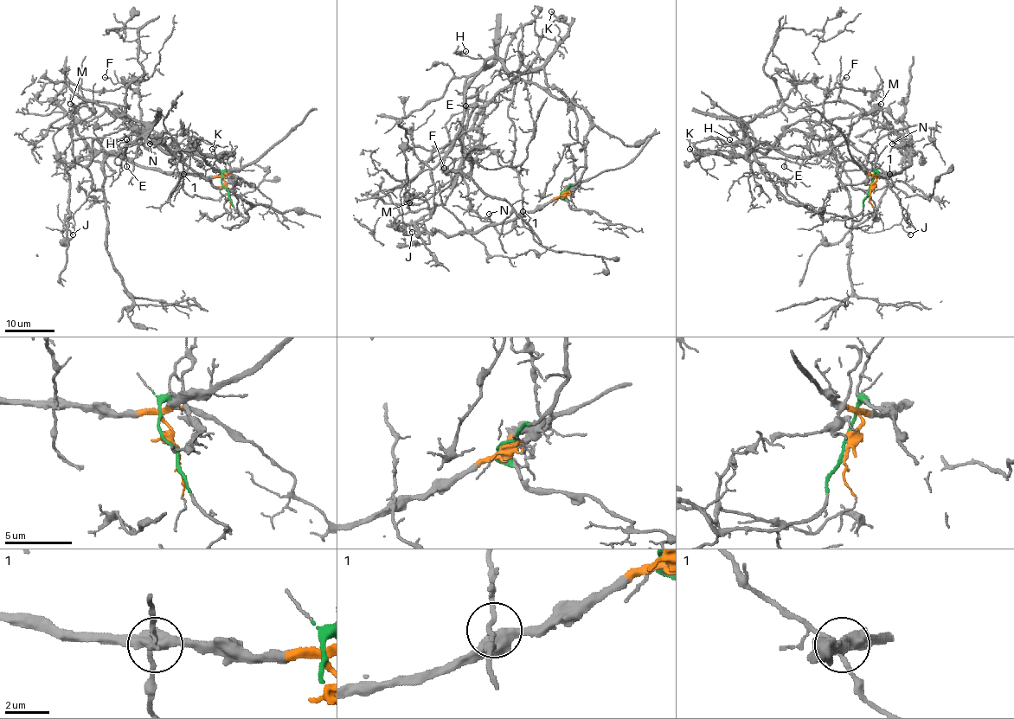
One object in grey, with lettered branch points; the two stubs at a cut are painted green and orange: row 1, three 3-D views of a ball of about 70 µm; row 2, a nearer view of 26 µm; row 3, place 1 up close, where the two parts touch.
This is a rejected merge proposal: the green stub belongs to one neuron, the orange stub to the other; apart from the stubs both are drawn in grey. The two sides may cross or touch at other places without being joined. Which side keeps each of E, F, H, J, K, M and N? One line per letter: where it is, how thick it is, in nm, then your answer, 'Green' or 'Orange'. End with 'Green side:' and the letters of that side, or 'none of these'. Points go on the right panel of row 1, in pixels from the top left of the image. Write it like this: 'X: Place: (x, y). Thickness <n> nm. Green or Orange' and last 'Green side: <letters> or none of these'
E: Place: (784, 166). Thickness 120 nm. Green
F: Place: (846, 77). Thickness 90 nm. Orange
H: Place: (729, 139). Thickness 100 nm. Green
J: Place: (910, 234). Thickness 90 nm. Green
K: Place: (689, 149). Thickness 100 nm. Orange
M: Place: (881, 104). Thickness 140 nm. Orange
N: Place: (892, 144). Thickness 90 nm. Orange
Green side: E, H, J

